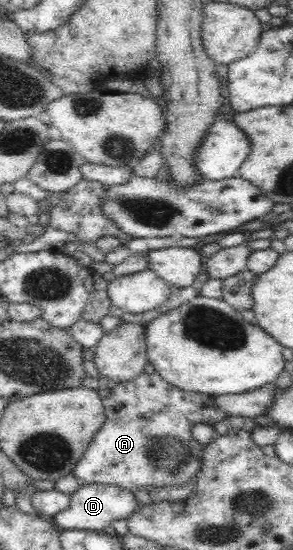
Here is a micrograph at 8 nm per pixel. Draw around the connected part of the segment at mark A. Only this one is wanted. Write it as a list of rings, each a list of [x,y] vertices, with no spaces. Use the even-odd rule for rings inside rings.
[[[159,373],[140,375],[128,381],[111,385],[111,393],[103,399],[104,416],[102,427],[94,434],[72,474],[82,484],[114,484],[134,493],[144,488],[148,493],[165,485],[182,485],[189,482],[202,467],[204,444],[192,438],[191,429],[195,424],[214,425],[226,421],[230,416],[214,406],[212,395],[178,389],[164,381]]]

